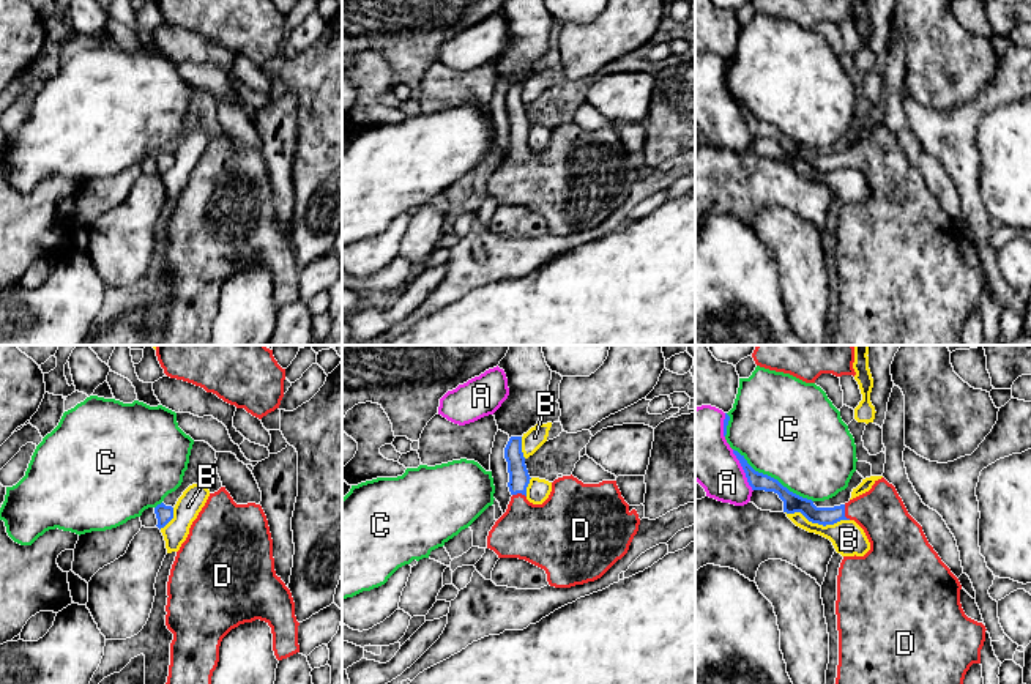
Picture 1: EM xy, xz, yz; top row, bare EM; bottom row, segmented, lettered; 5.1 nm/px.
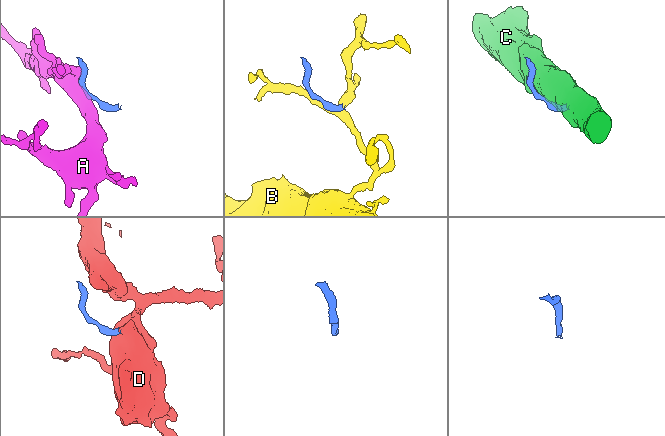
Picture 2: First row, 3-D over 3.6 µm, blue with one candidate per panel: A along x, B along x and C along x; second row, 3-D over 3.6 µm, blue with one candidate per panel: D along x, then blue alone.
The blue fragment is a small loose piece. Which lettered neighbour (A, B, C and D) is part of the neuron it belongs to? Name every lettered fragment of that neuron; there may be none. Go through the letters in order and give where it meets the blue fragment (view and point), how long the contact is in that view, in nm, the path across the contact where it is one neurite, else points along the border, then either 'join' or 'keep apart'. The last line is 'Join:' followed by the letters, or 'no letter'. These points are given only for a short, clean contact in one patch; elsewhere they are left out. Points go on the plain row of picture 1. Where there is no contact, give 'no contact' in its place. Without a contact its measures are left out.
A: yz (743, 115) | 240 nm | keep apart
B: yz (817, 169) | 340 nm | along yz (785, 158), (801, 159), (809, 167), (823, 172), (848, 167) | keep apart
C: yz (773, 125) | 500 nm | keep apart
D: yz (844, 159) | 90 nm | across yz (823, 163), (844, 159), (882, 161) | join
Join: D

